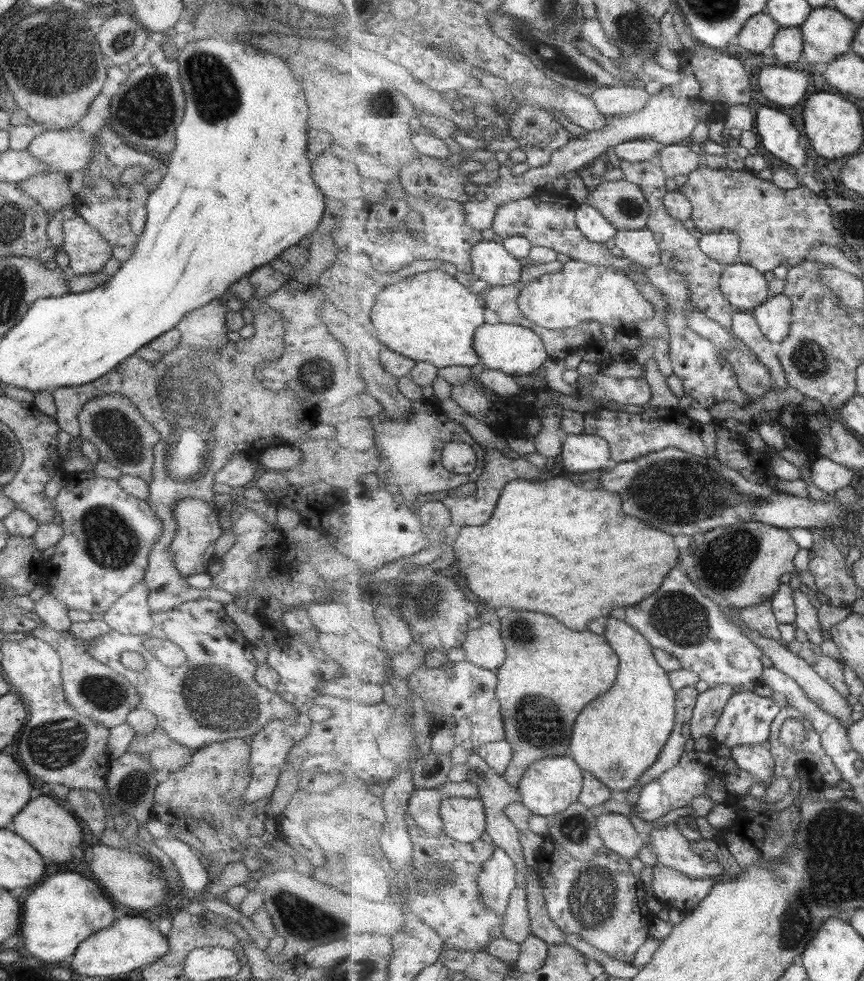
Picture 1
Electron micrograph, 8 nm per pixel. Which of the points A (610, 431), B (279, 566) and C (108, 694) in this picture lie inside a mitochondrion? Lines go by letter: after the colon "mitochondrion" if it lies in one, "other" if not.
A: other
B: other
C: mitochondrion

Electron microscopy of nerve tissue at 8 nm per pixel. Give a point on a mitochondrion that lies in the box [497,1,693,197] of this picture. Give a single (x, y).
(554, 58)

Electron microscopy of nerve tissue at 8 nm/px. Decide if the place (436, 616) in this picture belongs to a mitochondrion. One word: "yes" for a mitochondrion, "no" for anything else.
yes

